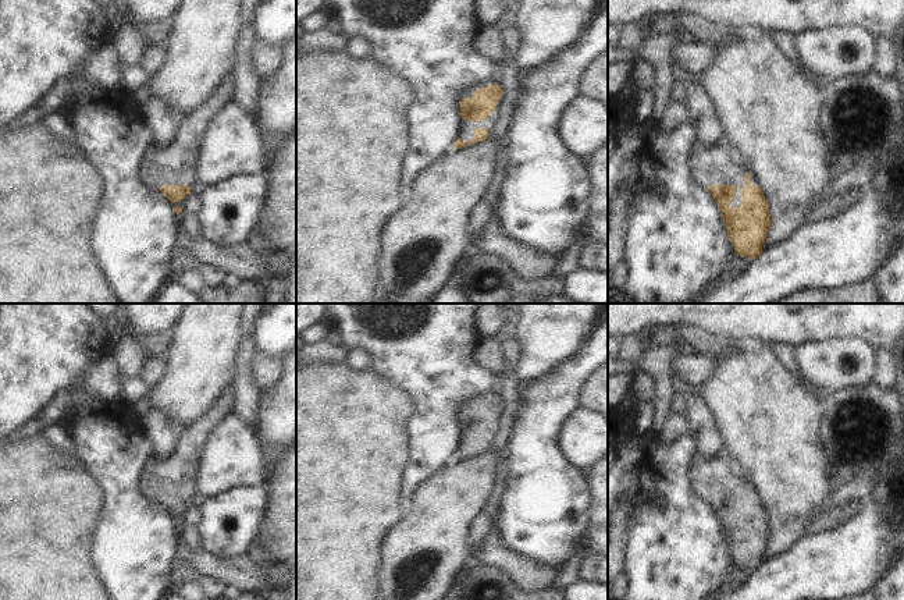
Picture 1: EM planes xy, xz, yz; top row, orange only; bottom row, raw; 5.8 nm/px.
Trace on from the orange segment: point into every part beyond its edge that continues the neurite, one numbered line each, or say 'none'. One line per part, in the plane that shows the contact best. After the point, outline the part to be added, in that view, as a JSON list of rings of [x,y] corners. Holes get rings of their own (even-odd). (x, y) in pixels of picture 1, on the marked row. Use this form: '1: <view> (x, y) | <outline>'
1: xz (467, 92) | [[[487,81],[487,82],[484,82],[484,84],[471,84],[471,85],[469,85],[469,86],[465,88],[463,92],[460,93],[459,100],[463,99],[463,97],[471,99],[471,95],[473,95],[473,92],[474,92],[476,89],[484,88],[484,86],[487,86],[487,85],[492,85],[492,82],[491,82],[491,81]]]

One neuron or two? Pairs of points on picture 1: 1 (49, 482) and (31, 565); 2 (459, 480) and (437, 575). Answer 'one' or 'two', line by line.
1: one
2: one

